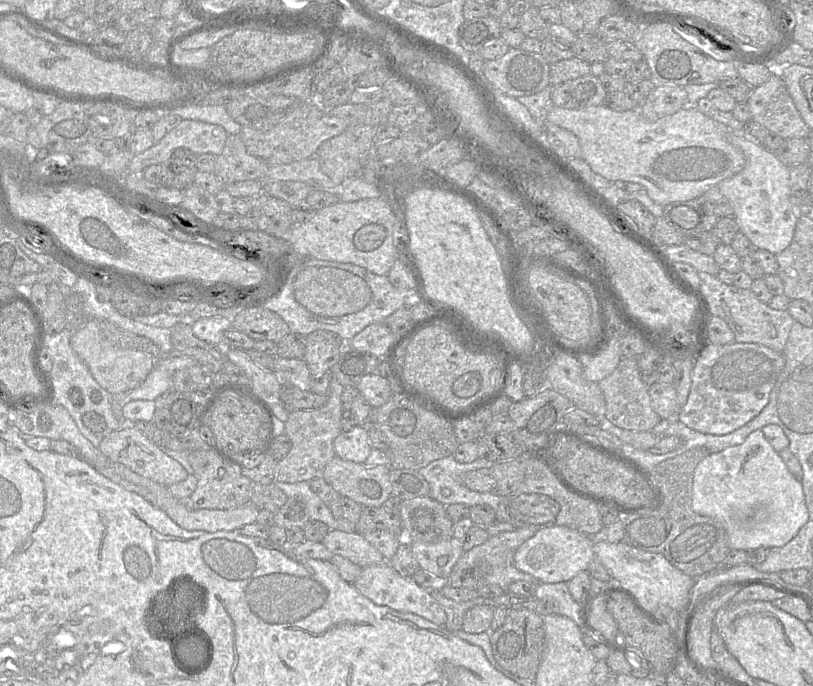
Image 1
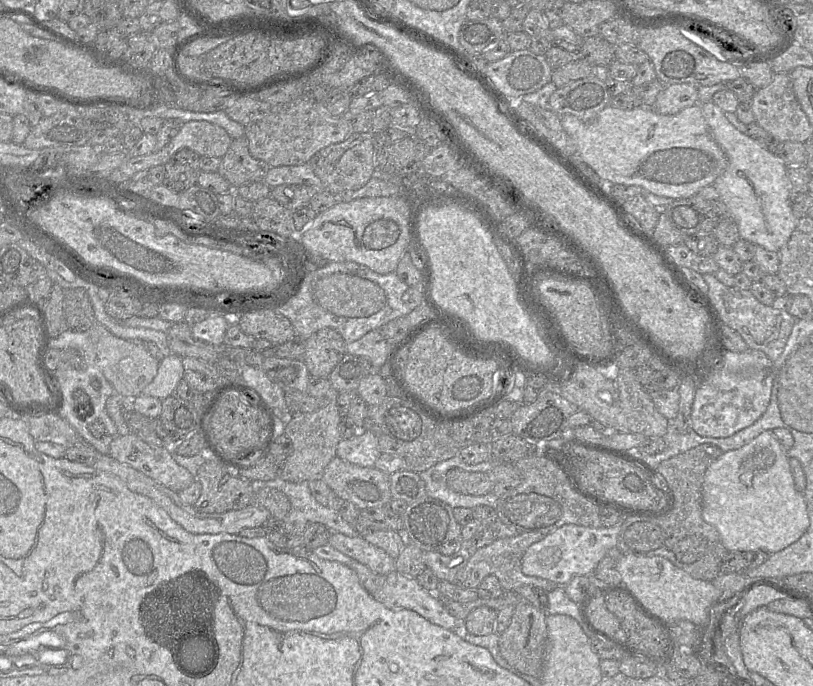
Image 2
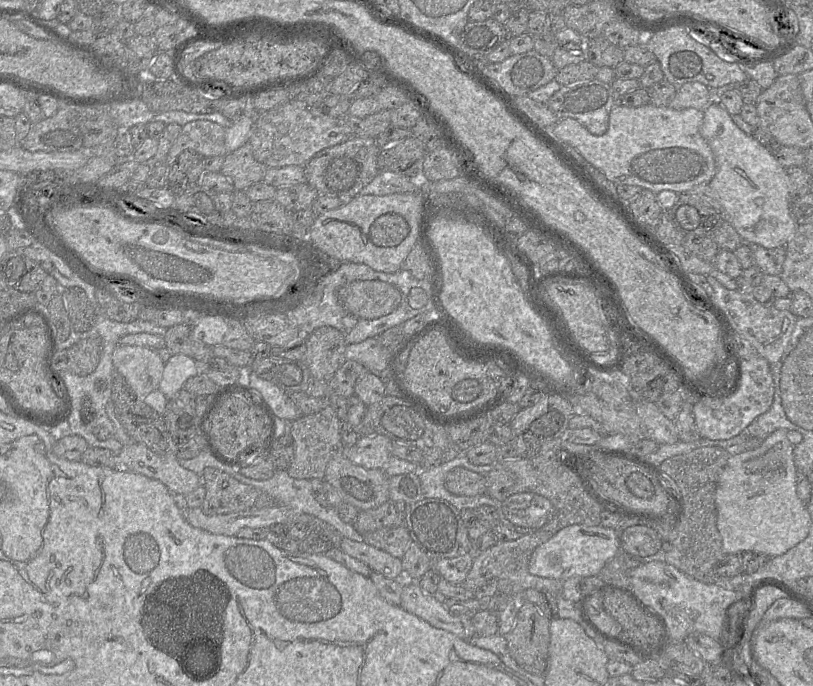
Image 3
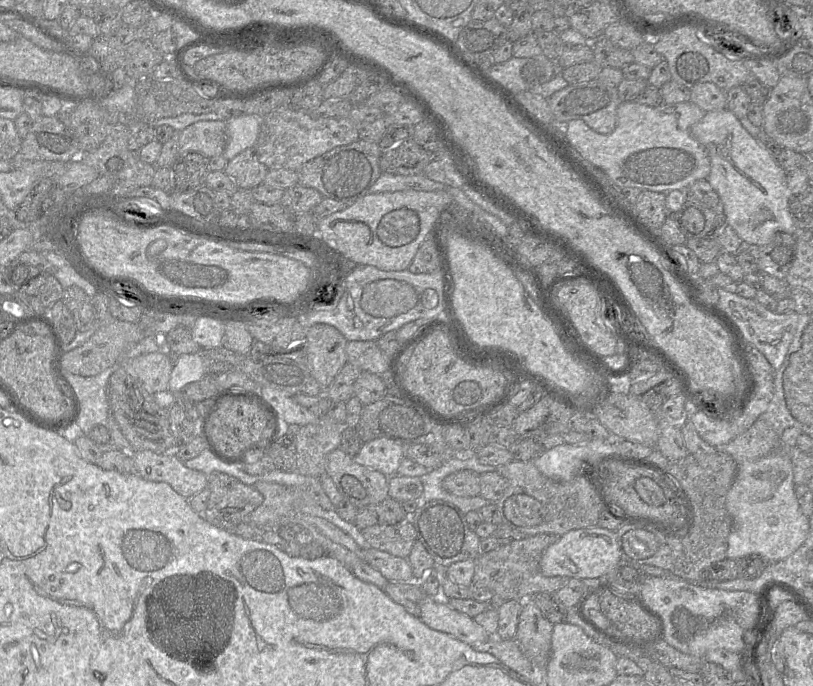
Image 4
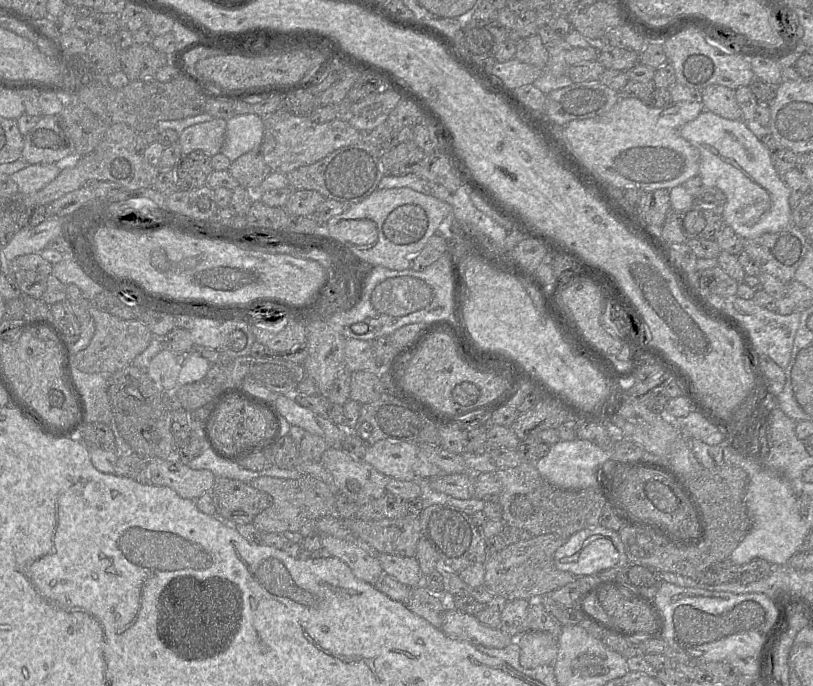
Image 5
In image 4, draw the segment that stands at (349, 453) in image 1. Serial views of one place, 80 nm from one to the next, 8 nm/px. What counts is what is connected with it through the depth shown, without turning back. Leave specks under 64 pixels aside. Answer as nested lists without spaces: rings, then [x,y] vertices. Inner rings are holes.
[[[377,438],[362,444],[353,457],[360,465],[379,471],[391,477],[397,474],[404,457],[404,446],[388,438]]]

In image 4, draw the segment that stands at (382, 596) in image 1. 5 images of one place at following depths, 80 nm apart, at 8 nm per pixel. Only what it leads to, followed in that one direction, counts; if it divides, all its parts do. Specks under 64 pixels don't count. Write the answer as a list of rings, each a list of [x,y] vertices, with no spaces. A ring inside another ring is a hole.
[[[425,597],[419,618],[430,628],[469,645],[485,642],[491,637],[473,618],[452,609],[443,598]]]

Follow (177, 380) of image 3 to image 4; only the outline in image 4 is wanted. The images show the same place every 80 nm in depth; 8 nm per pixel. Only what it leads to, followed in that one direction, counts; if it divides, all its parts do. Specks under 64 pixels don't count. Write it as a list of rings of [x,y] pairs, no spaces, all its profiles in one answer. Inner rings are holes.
[[[201,352],[181,354],[175,358],[171,371],[168,390],[180,395],[187,384],[195,382],[206,375],[206,360]]]

